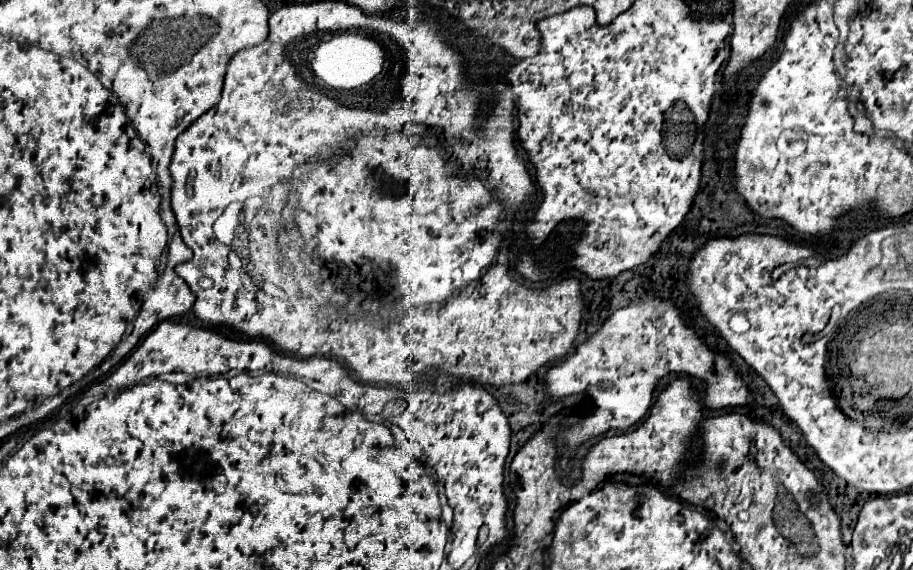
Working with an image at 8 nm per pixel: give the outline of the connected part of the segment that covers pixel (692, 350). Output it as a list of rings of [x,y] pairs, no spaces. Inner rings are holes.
[[[654,298],[642,300],[616,310],[594,336],[590,336],[572,356],[566,358],[566,362],[560,362],[548,370],[546,384],[552,398],[590,392],[596,402],[594,416],[590,416],[582,428],[574,426],[566,434],[568,448],[572,450],[576,444],[610,428],[626,430],[636,424],[650,408],[652,390],[658,384],[658,378],[668,372],[687,374],[706,382],[703,404],[708,410],[735,408],[750,402],[750,396],[746,396],[746,384],[738,378],[738,372],[730,366],[730,360],[722,354],[714,354],[698,338],[698,334],[686,326],[684,318],[670,302]],[[600,388],[602,396],[594,396],[592,392]]]

